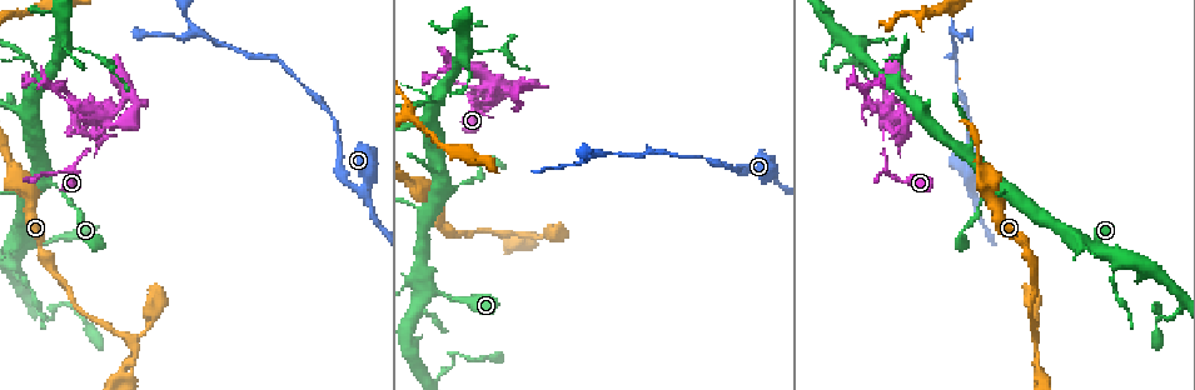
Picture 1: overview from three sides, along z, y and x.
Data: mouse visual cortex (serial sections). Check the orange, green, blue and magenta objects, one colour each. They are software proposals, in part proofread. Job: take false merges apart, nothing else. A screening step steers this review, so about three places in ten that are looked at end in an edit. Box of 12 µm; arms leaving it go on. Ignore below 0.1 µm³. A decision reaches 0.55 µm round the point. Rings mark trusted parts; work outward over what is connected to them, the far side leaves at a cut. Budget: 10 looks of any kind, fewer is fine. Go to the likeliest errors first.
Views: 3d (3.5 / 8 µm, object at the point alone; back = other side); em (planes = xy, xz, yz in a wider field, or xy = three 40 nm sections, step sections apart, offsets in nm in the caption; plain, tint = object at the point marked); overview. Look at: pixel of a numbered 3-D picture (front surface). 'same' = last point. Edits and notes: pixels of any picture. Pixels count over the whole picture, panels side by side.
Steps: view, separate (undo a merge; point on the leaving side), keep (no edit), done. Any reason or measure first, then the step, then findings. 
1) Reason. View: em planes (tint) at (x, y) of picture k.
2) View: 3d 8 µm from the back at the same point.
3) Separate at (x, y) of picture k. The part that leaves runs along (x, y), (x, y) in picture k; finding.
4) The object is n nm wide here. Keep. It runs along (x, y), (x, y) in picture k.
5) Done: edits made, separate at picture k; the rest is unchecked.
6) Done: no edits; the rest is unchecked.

Sharp bend. View: 3d 8 µm at (888, 171) of picture 1.

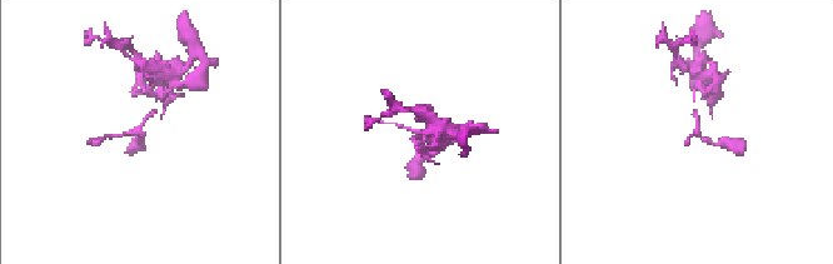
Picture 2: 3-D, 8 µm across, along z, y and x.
Closer look. View: 3d 3.5 µm at (699, 131) of picture 2.

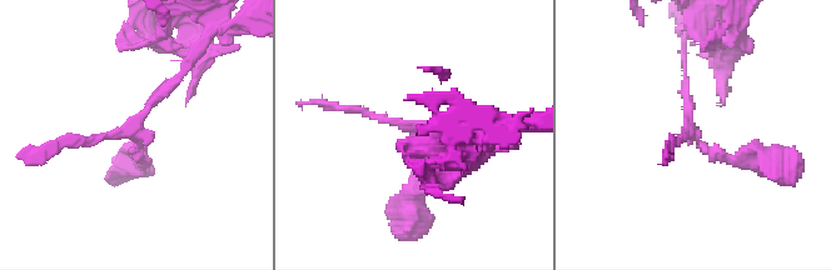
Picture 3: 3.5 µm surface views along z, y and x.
View: em xy step 1 (tint) at (413, 133) of picture 3.

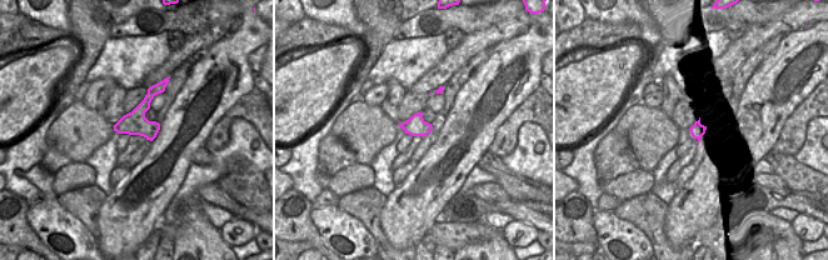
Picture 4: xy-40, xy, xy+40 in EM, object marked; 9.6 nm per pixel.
Keep. It runs along (161, 85), (125, 125), (116, 128) in picture 4; all the same cell.

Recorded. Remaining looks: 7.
Narrows sharply. View: 3d 8 µm at (109, 119) of picture 1.

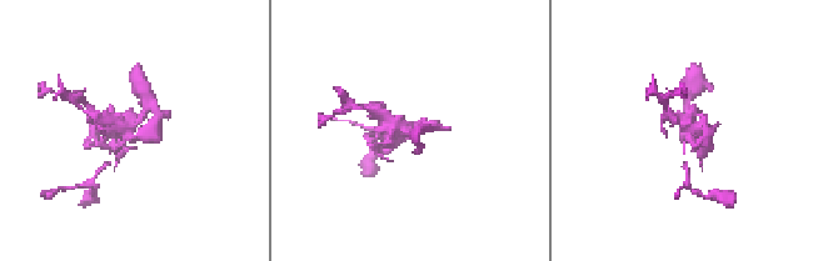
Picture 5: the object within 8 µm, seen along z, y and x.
View: 3d 3.5 µm from the back at (128, 131) of picture 5.

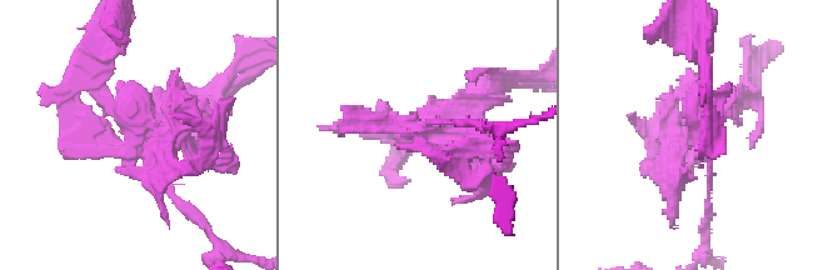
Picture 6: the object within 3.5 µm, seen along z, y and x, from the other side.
Separate at (191, 136) of picture 6. Two cells meet here.

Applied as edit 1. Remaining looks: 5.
See it whole again. View: overview.

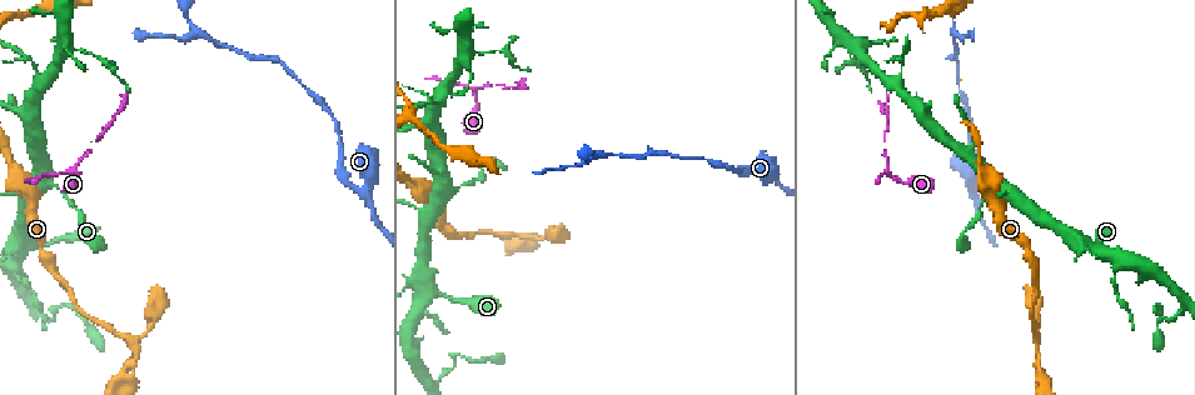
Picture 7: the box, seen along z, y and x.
Narrows sharply. View: 3d 3.5 µm at (1093, 243) of picture 7.

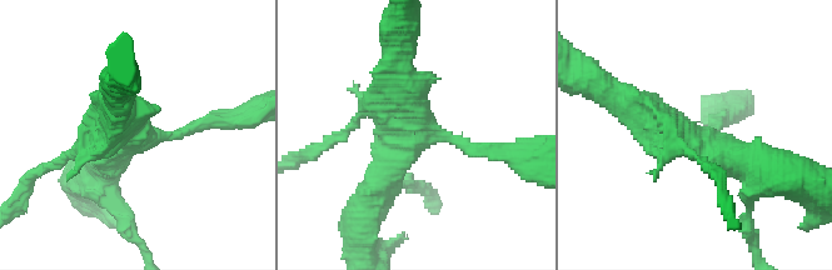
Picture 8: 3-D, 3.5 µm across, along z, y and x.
4 arms meet here; the arms are 200, 300, 450, 450 nm wide; need the tissue. View: em xy step 1 (tint) at (151, 134) of picture 8.

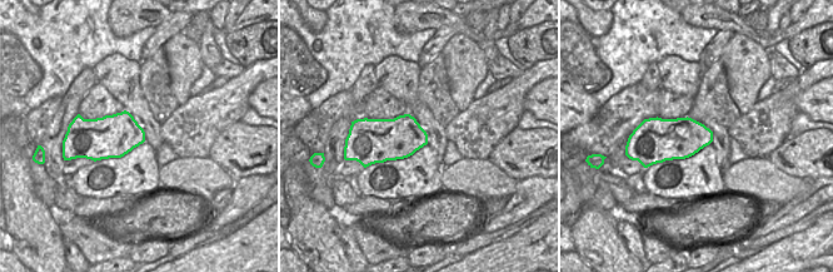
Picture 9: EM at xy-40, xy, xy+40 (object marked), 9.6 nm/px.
The object is 400 nm wide here. Keep. It runs along (503, 153), (429, 128), (399, 101), (399, 66) in picture 8; all the same cell.

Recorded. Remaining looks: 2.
Side arm on a straight run. View: 3d 3.5 µm at (40, 182) of picture 7.

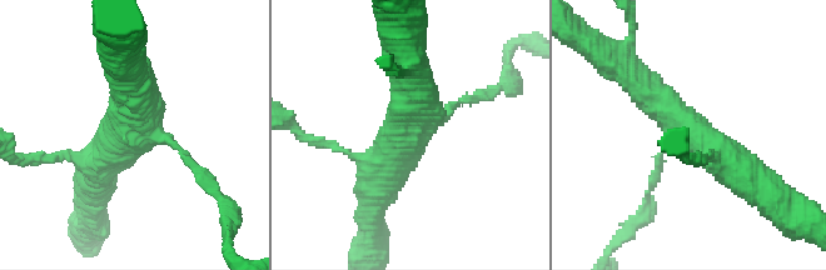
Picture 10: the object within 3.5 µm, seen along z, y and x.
3 arms meet here; the arms are 100, 400, 500 nm wide. View: em xy step 3 (tint) at (128, 128) of picture 10.

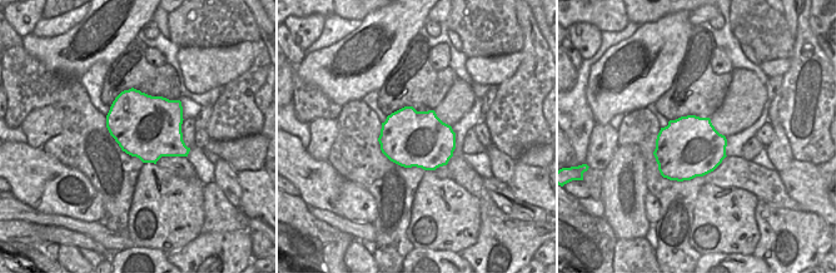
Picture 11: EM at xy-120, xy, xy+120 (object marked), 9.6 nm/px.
Keep. It runs along (745, 175), (681, 126), (627, 68) in picture 10; continuous, no second cell.

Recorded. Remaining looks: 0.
Done: edits made, separate at picture 6; the rest is unchecked.

